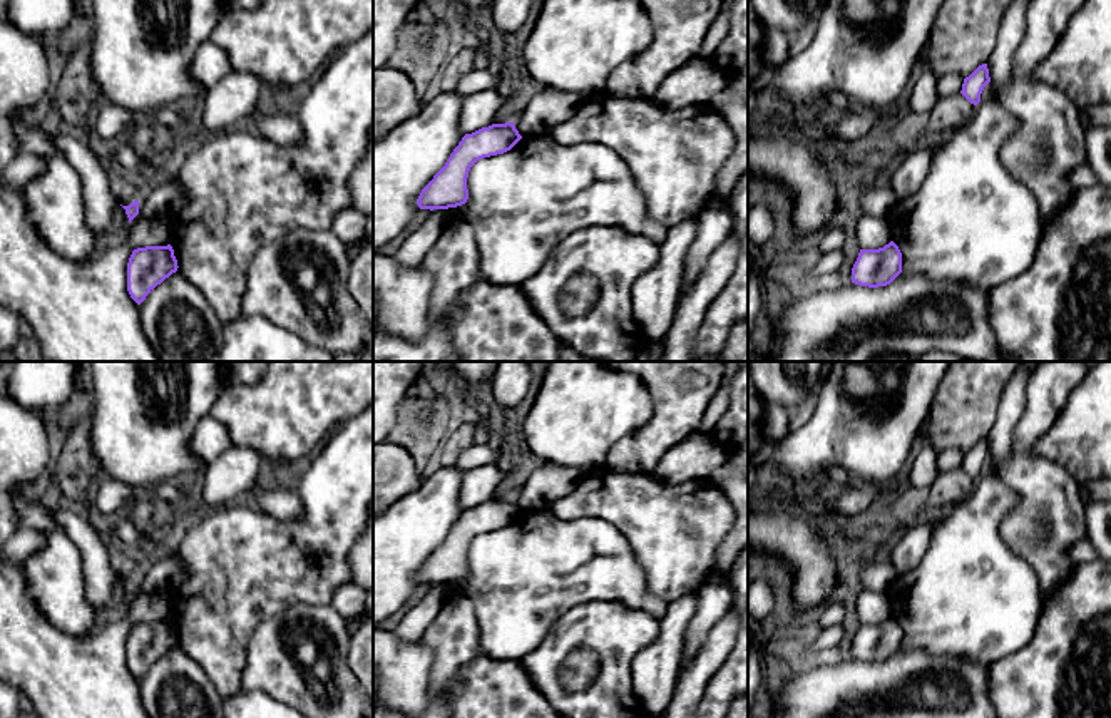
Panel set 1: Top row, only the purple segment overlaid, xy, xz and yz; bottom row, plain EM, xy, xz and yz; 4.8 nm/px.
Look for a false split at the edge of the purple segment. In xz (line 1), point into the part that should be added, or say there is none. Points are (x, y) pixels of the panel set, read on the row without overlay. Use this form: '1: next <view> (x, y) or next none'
1: next none

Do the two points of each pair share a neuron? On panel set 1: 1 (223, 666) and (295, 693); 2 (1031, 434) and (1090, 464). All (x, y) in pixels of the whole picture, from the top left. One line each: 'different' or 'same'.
1: different
2: different

